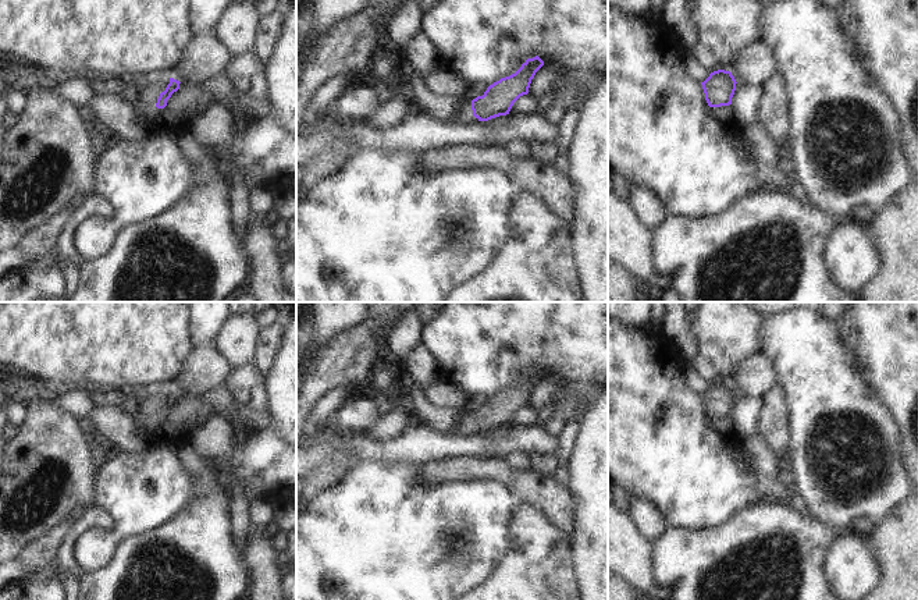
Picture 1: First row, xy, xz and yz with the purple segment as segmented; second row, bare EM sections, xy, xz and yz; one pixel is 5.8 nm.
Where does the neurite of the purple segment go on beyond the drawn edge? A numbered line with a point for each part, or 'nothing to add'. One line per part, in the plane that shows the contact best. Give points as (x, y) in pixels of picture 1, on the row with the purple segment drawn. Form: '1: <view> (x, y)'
1: xy (145, 107)

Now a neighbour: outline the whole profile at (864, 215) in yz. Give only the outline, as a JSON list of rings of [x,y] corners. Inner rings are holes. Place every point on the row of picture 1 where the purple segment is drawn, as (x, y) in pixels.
[[[862,205],[853,209],[851,219],[864,226],[865,228],[868,228],[869,224],[873,221],[875,216],[876,212],[871,206]]]

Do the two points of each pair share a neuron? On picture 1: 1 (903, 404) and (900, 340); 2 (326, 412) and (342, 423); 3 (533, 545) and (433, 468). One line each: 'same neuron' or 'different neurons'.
1: same neuron
2: different neurons
3: different neurons

